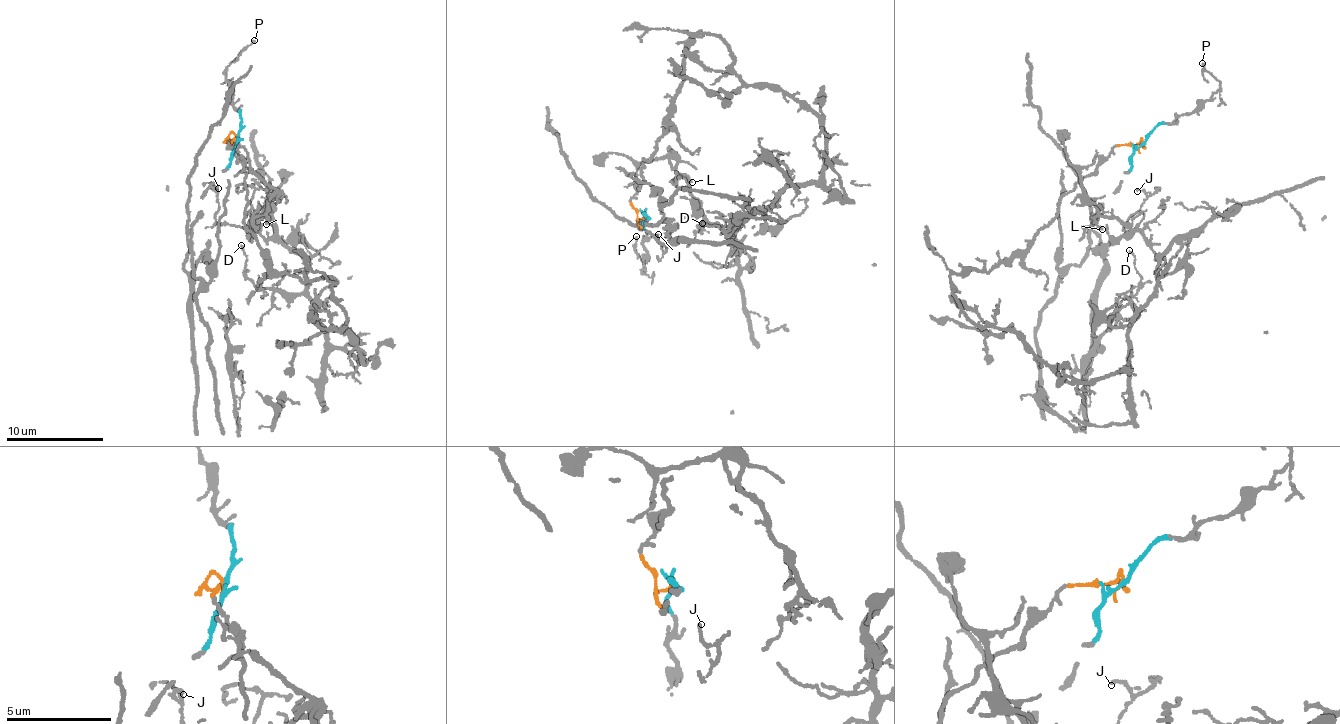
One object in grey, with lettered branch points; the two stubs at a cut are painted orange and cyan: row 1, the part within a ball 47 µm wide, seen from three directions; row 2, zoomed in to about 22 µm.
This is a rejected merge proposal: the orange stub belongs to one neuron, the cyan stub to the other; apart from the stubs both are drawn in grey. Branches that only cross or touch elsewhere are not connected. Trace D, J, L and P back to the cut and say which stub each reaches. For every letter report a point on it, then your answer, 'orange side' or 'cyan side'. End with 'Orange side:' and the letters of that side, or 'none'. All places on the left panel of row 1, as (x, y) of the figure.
D: at (241, 245); orange side
J: at (218, 188); orange side
L: at (266, 224); orange side
P: at (254, 40); cyan side
Orange side: D, J, L

